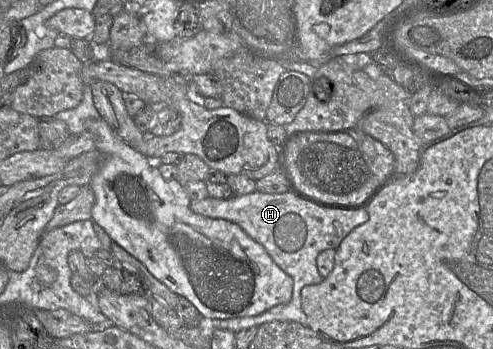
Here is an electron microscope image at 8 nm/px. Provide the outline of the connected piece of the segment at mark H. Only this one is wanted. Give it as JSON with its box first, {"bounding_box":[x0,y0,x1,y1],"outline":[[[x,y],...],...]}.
{"bounding_box":[191,191,368,333],"outline":[[[255,191],[251,194],[234,196],[227,200],[208,197],[192,201],[191,210],[206,217],[225,219],[239,225],[247,235],[261,244],[272,260],[293,279],[292,298],[287,304],[277,305],[266,312],[252,317],[234,319],[205,319],[206,328],[225,329],[237,333],[243,329],[259,327],[271,321],[294,321],[308,326],[306,314],[302,310],[301,291],[306,285],[323,281],[316,258],[327,249],[336,250],[341,241],[357,226],[368,218],[366,209],[342,210],[318,207],[297,198],[287,191],[281,194],[267,194]]]}

